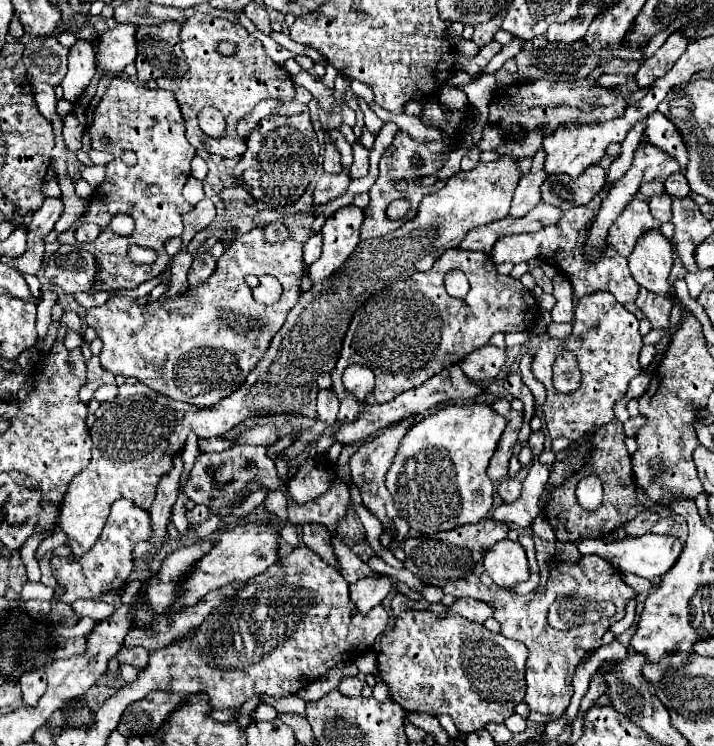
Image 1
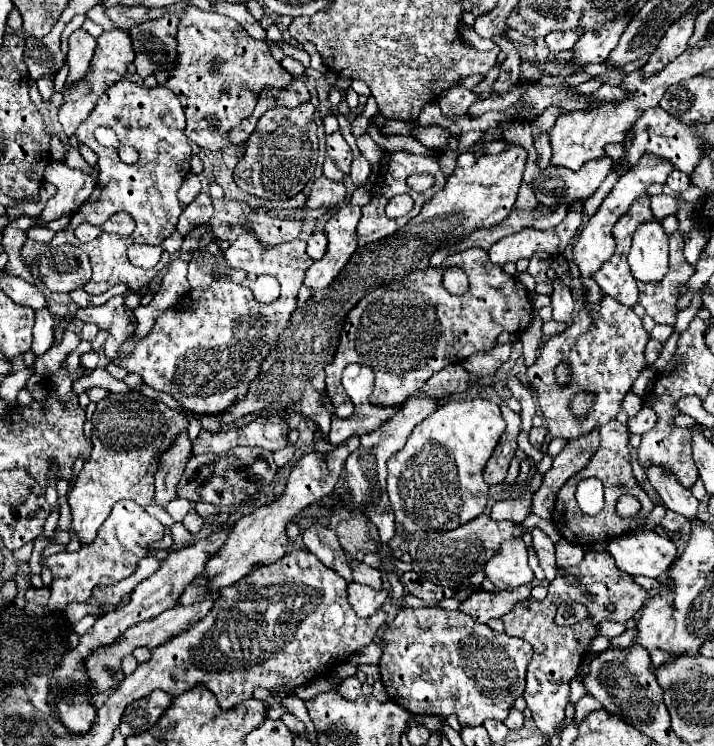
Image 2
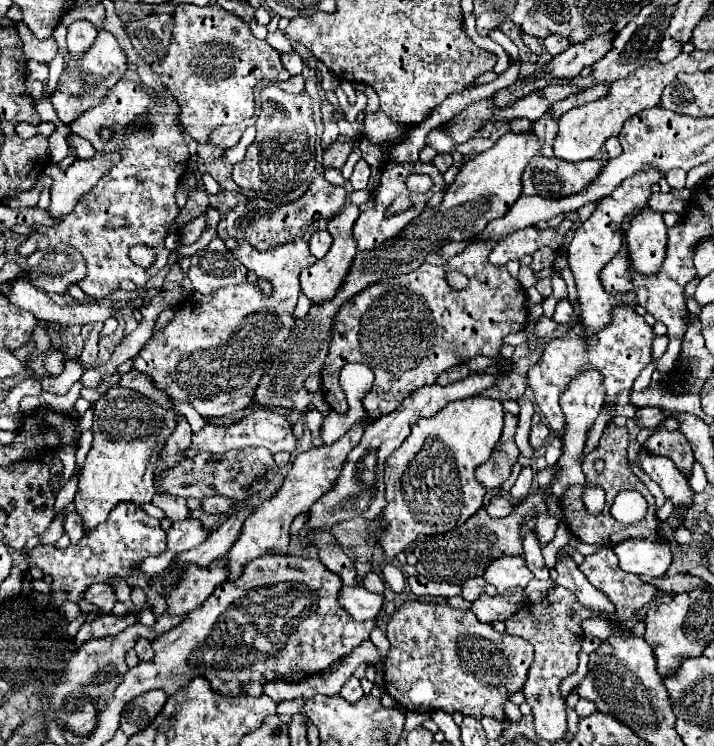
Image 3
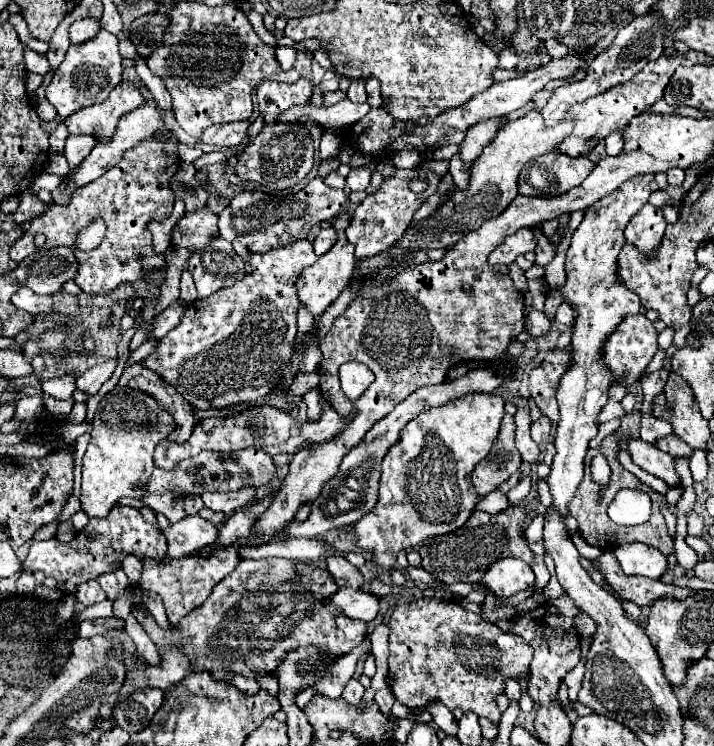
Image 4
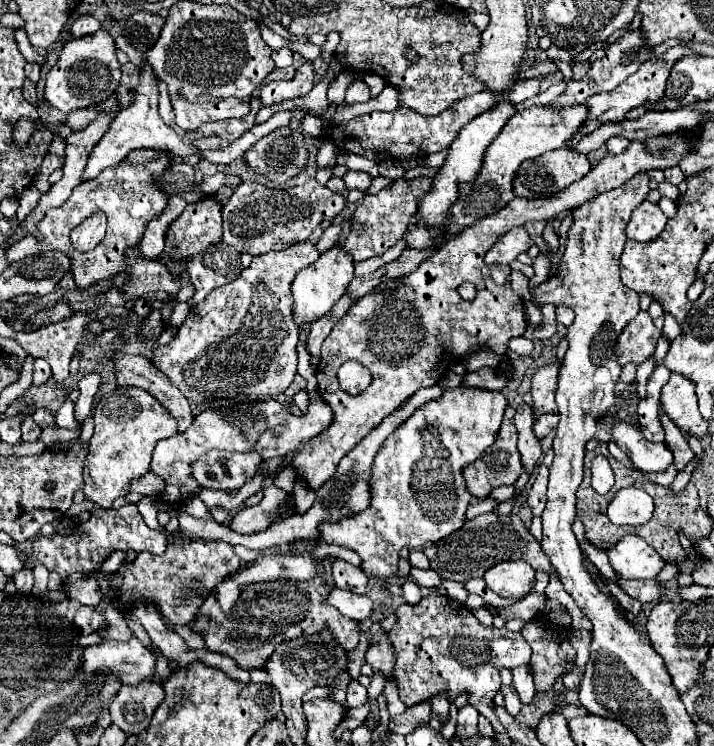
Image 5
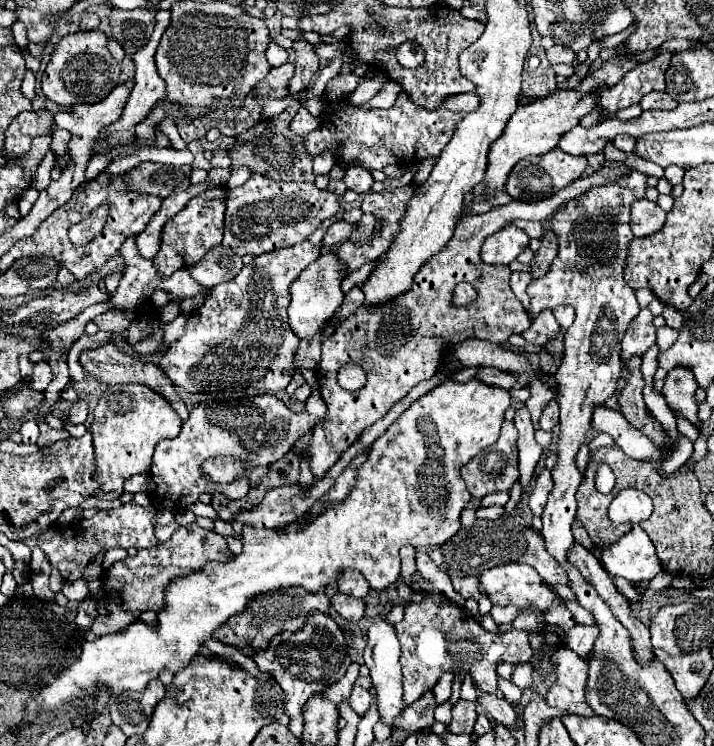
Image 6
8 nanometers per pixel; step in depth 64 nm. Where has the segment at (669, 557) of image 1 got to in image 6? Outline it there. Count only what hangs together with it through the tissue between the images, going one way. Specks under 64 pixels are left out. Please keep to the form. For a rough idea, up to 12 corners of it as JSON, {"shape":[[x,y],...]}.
{"shape":[[634,526],[602,550],[610,574],[630,582],[662,570],[654,544]]}

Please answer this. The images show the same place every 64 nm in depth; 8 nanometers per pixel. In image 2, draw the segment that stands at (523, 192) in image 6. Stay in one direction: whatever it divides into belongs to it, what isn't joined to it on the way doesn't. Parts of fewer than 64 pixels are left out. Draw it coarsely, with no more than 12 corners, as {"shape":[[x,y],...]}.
{"shape":[[528,150],[524,180],[536,182],[546,206],[584,202],[598,190],[612,160],[586,162],[578,172],[536,166]]}

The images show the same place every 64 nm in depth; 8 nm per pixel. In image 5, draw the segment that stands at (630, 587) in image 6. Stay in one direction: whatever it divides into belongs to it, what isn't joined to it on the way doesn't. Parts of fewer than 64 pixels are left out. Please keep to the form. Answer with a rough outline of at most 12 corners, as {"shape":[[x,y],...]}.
{"shape":[[590,542],[580,544],[584,556],[612,582],[616,574],[604,550]]}

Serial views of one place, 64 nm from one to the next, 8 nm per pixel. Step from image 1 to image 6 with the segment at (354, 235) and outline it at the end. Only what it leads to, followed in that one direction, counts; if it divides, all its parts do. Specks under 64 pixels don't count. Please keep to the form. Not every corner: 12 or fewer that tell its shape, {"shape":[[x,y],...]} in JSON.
{"shape":[[334,252],[292,282],[288,306],[298,338],[316,336],[340,308],[346,276]]}

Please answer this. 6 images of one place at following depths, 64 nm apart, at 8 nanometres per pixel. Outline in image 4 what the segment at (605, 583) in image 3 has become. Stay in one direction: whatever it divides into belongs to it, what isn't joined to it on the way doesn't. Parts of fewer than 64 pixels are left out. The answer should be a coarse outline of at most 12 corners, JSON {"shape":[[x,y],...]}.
{"shape":[[610,550],[592,566],[618,600],[646,606],[660,598],[686,598],[688,588],[626,576]]}

